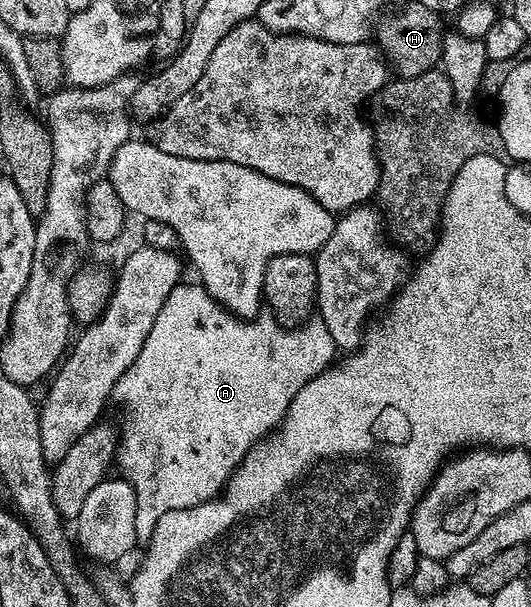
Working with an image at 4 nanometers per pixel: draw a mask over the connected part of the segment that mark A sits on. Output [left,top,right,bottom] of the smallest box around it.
[111,282,339,545]

